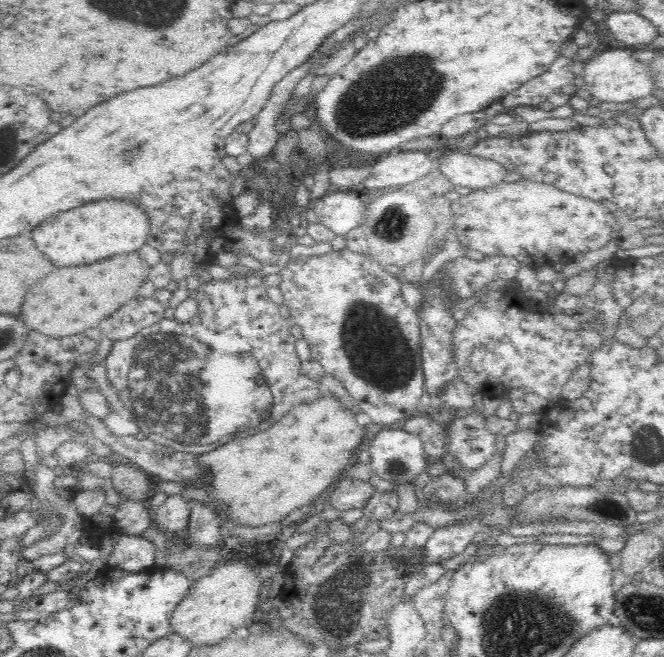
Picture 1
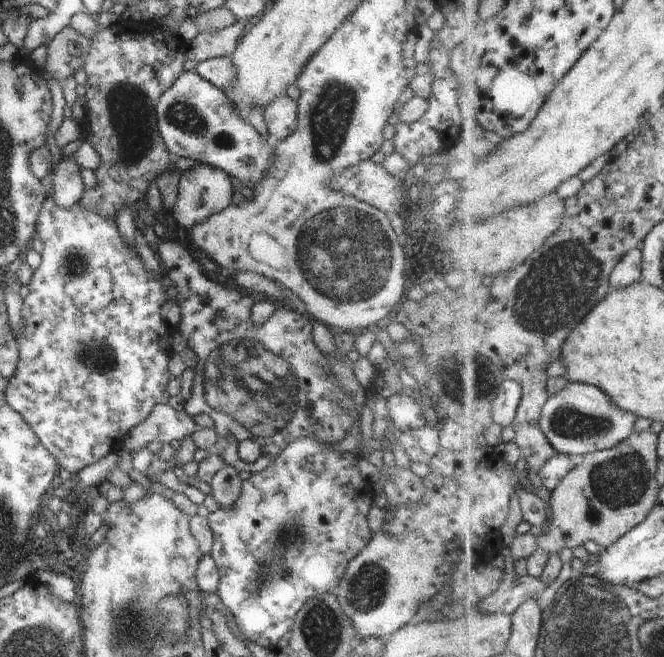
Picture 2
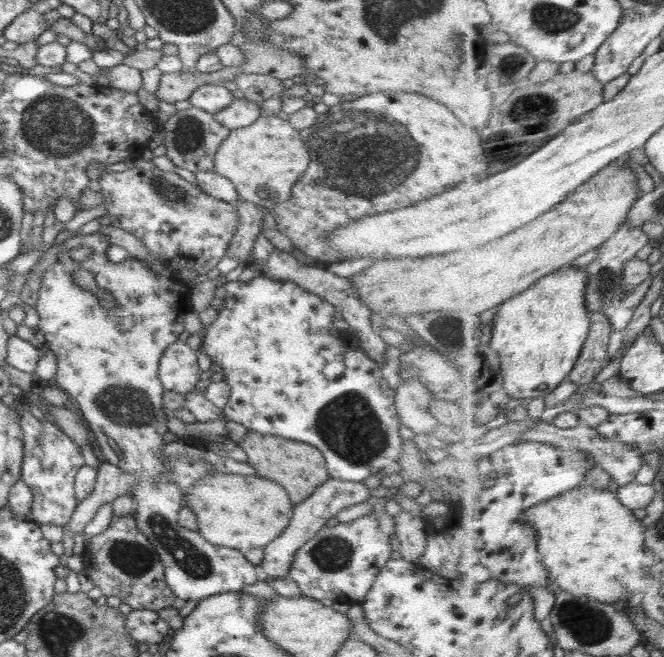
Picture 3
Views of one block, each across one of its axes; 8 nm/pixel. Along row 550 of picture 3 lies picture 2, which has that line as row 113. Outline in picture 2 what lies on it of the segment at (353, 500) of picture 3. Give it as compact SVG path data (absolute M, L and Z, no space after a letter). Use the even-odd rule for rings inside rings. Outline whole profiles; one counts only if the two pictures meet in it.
M282 95L265 106L264 122L271 141L283 141L297 125L297 102Z

